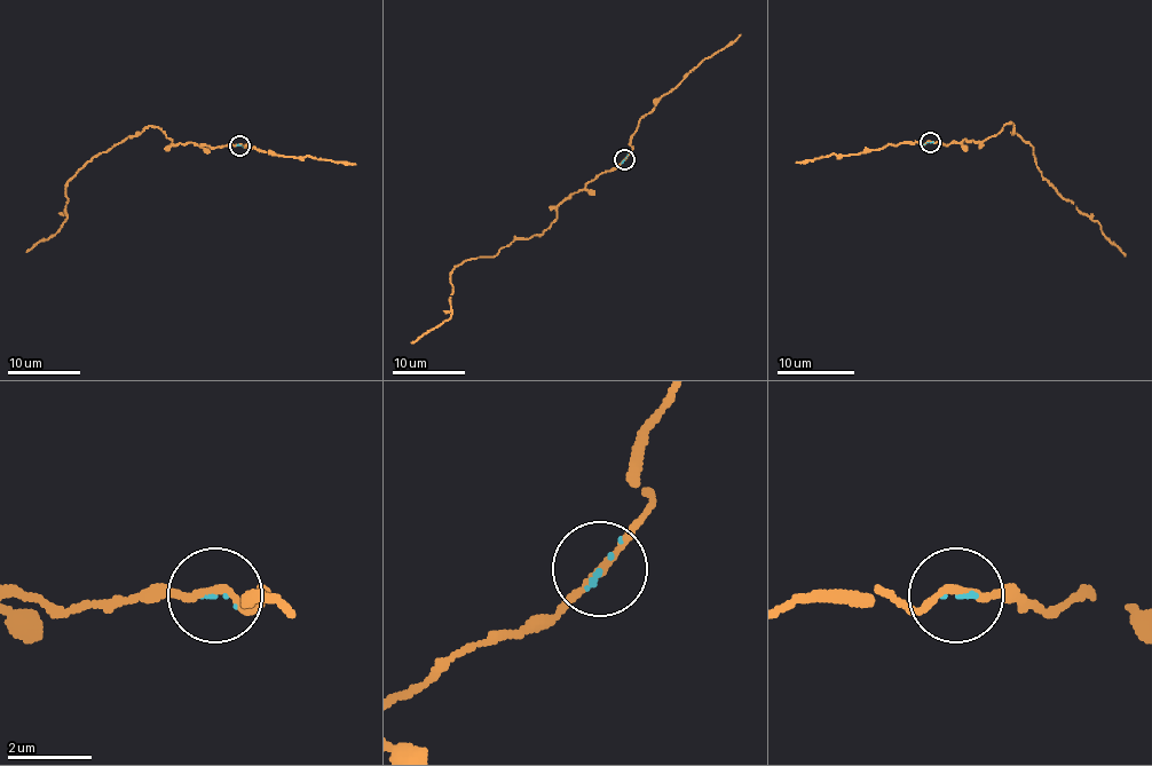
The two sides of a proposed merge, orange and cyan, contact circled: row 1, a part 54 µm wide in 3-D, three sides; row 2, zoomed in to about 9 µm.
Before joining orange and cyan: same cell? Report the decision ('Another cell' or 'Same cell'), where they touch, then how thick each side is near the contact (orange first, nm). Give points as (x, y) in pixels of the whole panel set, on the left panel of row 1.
Same cell. Place: (239, 145). Thickness 160 nm (orange) against 90 nm

